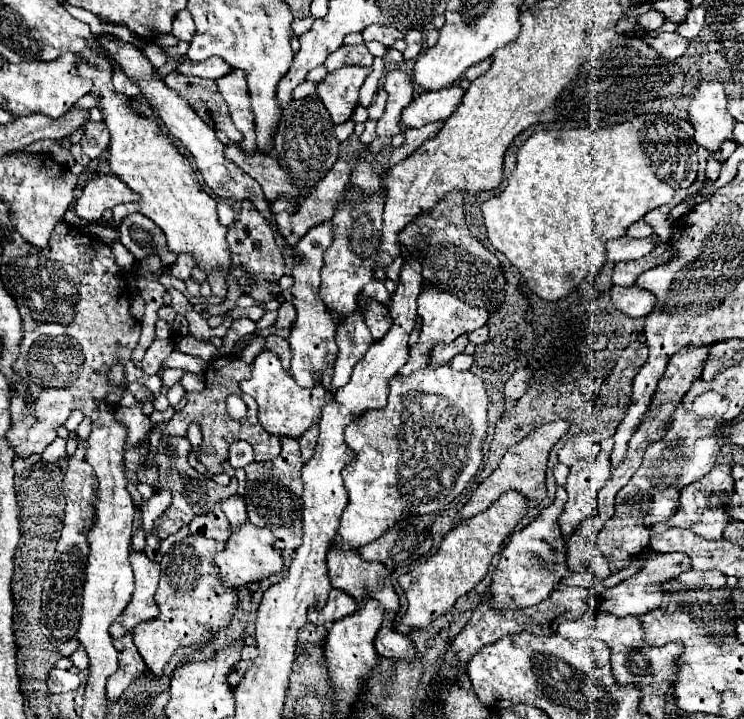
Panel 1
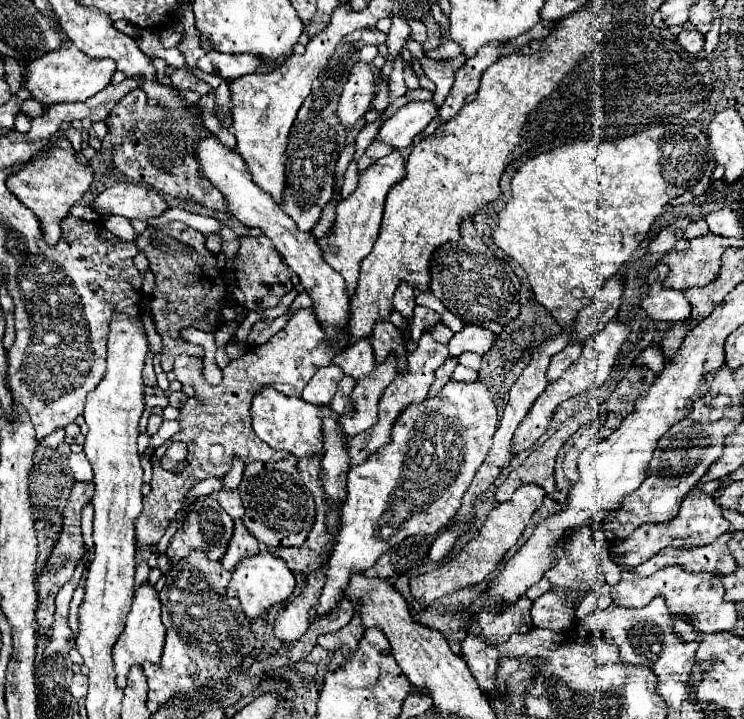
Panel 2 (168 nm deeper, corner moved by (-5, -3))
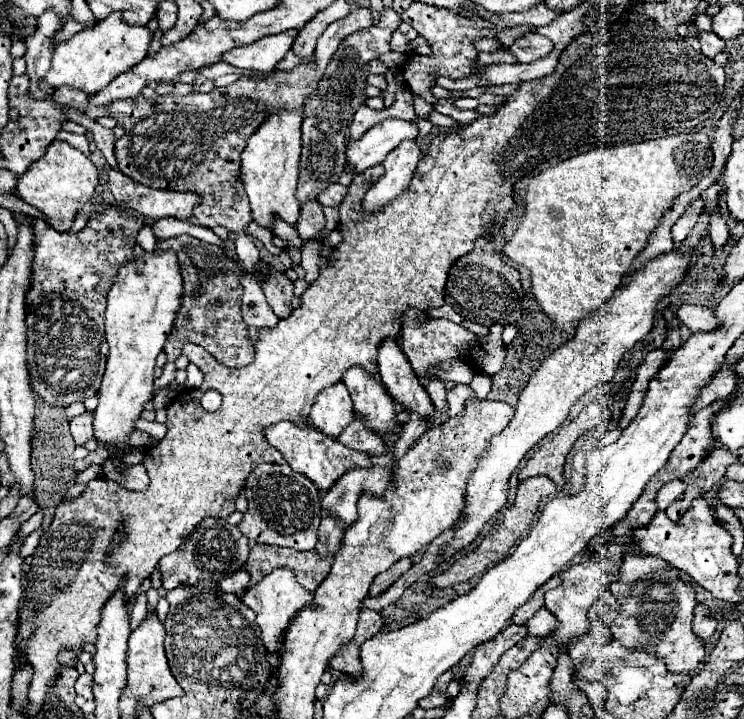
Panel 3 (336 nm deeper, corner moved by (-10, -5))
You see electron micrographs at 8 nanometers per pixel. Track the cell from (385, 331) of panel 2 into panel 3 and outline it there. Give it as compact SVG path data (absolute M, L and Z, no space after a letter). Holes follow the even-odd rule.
M386 338L380 346L378 374L388 394L400 402L402 408L430 420L434 418L436 410L432 406L432 400L420 380L416 380L416 374L412 372L412 366L408 364L408 358L404 356L396 338Z

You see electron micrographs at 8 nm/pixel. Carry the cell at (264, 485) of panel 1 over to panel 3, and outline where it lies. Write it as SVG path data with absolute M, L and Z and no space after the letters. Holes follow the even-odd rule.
M258 464L244 484L248 510L238 524L244 536L260 544L288 546L296 550L312 550L316 546L316 530L322 520L320 494L314 484L288 464Z

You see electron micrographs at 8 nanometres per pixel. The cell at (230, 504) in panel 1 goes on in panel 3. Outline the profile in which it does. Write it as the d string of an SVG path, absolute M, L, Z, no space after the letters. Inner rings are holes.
M244 564L244 568L240 568L240 572L234 572L234 576L224 578L218 586L220 586L222 592L240 594L248 584L250 584L250 576L248 576L248 568L246 568L246 564Z

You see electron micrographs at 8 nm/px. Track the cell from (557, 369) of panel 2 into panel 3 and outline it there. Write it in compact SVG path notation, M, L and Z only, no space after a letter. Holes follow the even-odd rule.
M676 134L676 136L664 136L664 138L656 138L656 140L648 140L648 142L638 142L638 144L622 144L622 146L612 146L612 148L594 148L588 150L584 154L572 156L564 162L558 162L556 166L550 166L548 170L542 170L538 176L534 176L528 184L528 192L526 192L526 212L524 218L518 226L518 230L514 232L514 236L510 238L510 242L506 242L504 246L504 254L514 260L516 264L522 264L530 270L532 274L532 294L536 296L538 304L542 306L542 310L548 314L548 318L560 326L570 338L574 338L576 328L580 326L580 322L590 316L590 312L594 312L600 304L604 304L614 290L620 284L622 274L628 270L630 262L636 258L636 254L646 246L650 232L658 226L658 220L662 218L664 210L672 206L672 200L682 194L688 192L690 188L696 186L698 178L708 174L712 166L712 150L710 150L710 138L706 134Z

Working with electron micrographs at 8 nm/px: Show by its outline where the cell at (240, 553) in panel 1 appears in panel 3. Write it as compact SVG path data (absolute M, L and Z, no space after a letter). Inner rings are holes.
M274 568L270 574L266 574L256 586L248 588L242 592L242 602L252 608L256 612L256 624L260 626L262 634L262 642L268 648L268 652L276 652L278 648L278 636L290 626L290 618L302 610L304 606L314 602L314 594L308 592L306 588L302 588L296 578L294 572L288 568Z

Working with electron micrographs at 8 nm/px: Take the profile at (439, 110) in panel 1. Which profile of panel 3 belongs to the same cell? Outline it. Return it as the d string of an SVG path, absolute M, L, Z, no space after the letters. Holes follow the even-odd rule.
M388 118L376 126L372 126L360 140L350 140L346 148L346 164L354 168L354 174L382 164L388 152L392 152L404 140L416 140L418 126L412 120Z

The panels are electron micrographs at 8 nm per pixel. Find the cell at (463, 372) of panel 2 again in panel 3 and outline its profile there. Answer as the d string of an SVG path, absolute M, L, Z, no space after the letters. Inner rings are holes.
M454 384L450 390L448 390L448 416L446 418L452 418L456 416L458 412L462 414L464 410L464 402L470 400L474 396L474 390L468 386L468 384Z

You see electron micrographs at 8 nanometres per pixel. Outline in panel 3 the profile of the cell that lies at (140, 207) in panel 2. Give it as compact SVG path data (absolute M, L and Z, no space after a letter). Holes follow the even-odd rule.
M122 172L110 174L110 190L118 204L130 202L130 210L150 218L180 218L188 220L192 208L198 204L198 196L192 192L174 192L174 190L154 190L150 186L138 184Z

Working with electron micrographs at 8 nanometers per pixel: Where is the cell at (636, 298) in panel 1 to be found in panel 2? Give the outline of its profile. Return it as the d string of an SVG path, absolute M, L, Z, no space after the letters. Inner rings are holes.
M659 282L653 284L653 294L647 298L641 298L643 310L653 320L665 320L665 322L681 322L691 316L691 306L687 298L677 290L665 290Z

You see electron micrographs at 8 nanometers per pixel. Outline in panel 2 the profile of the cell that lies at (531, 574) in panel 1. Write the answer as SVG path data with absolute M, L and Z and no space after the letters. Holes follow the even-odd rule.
M519 598L513 606L503 610L497 616L489 616L487 612L479 614L481 634L485 636L489 646L499 646L509 640L511 634L527 634L533 628L531 620L531 602L527 598Z

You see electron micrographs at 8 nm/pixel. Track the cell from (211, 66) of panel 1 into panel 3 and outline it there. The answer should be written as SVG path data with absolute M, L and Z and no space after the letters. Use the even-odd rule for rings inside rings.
M288 30L274 36L264 36L248 46L240 46L240 48L234 48L232 52L226 52L222 62L236 66L240 70L270 72L292 48L296 34L298 30Z

